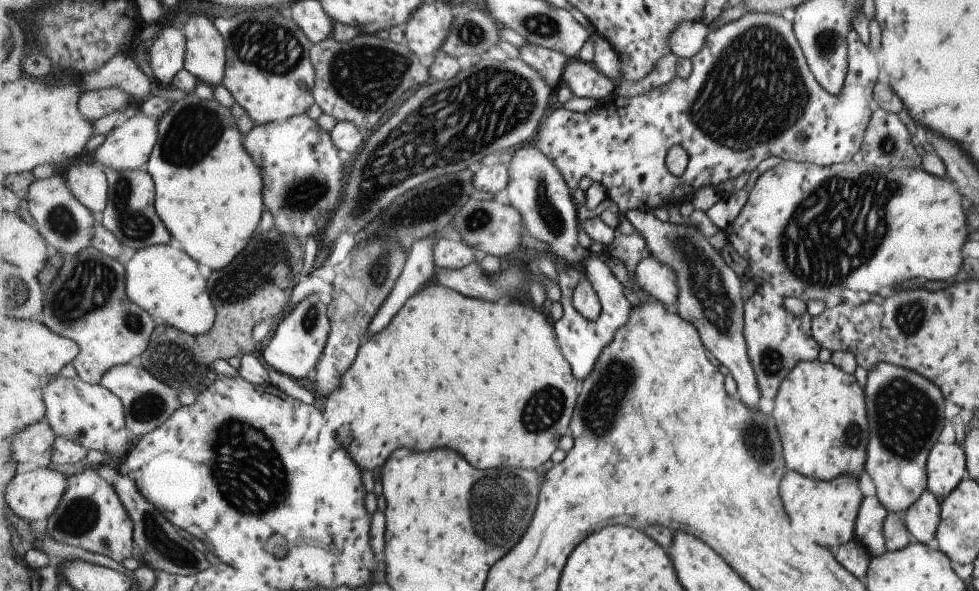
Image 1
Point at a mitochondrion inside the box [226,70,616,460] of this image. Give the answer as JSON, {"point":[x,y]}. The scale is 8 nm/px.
{"point":[425,206]}

